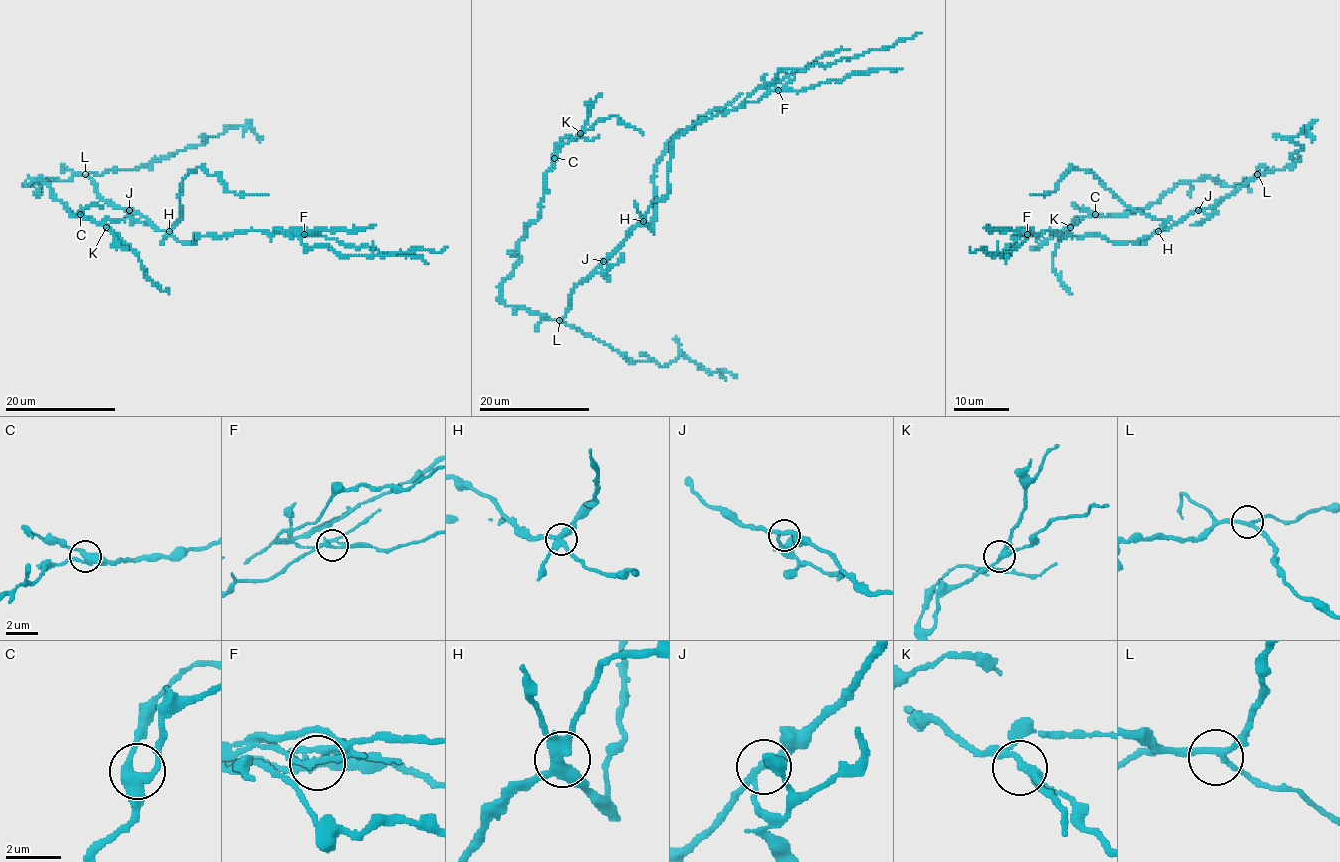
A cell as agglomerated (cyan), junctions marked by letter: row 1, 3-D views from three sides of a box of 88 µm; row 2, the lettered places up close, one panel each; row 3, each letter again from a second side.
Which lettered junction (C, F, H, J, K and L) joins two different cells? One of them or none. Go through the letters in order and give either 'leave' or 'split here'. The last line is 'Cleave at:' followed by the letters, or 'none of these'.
C: leave
F: split here
H: leave
J: leave
K: leave
L: leave
Cleave at: F

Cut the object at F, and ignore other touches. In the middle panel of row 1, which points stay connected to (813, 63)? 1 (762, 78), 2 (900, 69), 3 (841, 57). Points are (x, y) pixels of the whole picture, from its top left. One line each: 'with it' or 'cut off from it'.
1: with it
2: cut off from it
3: with it

